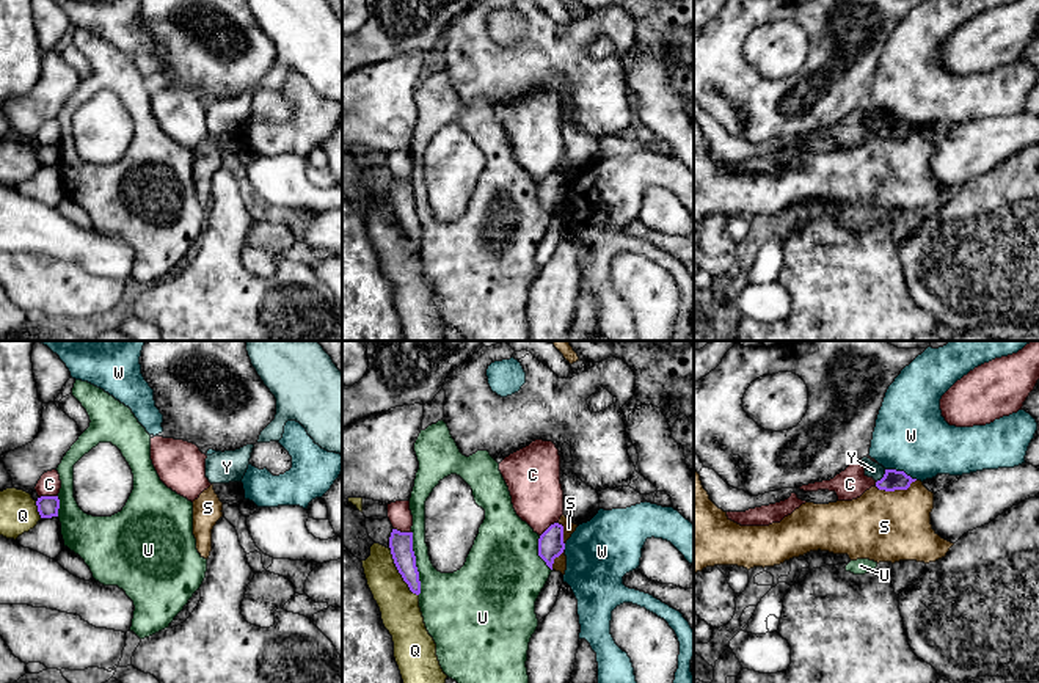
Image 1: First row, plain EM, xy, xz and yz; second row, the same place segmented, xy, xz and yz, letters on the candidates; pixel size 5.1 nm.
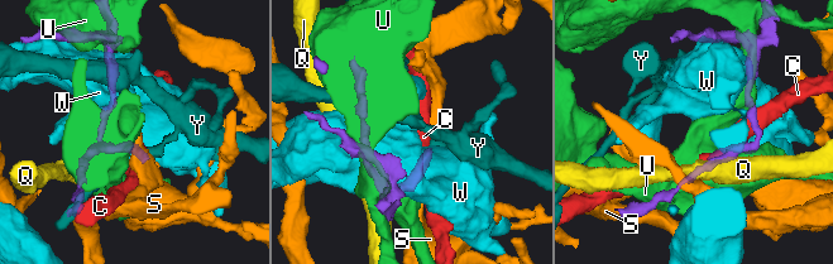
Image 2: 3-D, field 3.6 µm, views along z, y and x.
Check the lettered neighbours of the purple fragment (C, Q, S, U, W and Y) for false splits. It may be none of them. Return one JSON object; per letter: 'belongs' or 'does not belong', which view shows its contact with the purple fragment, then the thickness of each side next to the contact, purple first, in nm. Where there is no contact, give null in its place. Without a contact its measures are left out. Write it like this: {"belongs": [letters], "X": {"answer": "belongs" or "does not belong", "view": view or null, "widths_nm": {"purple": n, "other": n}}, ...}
{"belongs": [], "C": {"answer": "does not belong", "view": "xy", "widths_nm": {"purple": 110, "other": 120}}, "Q": {"answer": "does not belong", "view": "xz", "widths_nm": {"purple": 120, "other": 200}}, "S": {"answer": "does not belong", "view": "yz", "widths_nm": {"purple": 100, "other": 360}}, "U": {"answer": "does not belong", "view": "xz", "widths_nm": {"purple": 120, "other": 280}}, "W": {"answer": "does not belong", "view": "yz", "widths_nm": {"purple": 100, "other": 380}}, "Y": {"answer": "does not belong", "view": "yz", "widths_nm": {"purple": 100, "other": 80}}}

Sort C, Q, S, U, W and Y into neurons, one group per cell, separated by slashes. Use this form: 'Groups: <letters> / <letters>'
Groups: C / Q / S / U / W / Y

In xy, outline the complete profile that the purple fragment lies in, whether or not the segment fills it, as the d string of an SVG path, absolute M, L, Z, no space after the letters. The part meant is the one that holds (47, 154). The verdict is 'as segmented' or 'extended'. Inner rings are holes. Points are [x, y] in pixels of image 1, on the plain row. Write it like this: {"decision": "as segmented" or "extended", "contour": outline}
{"decision": "as segmented", "contour": "M41 144L36 149L41 166L58 165L60 148L58 144Z"}

